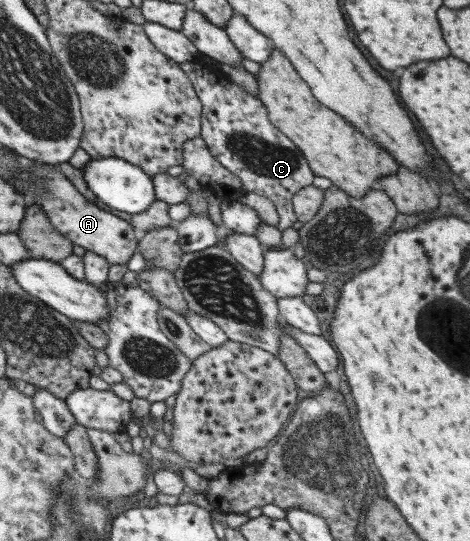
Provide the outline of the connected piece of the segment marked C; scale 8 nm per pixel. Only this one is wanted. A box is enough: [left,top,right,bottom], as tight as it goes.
[179,60,314,231]

